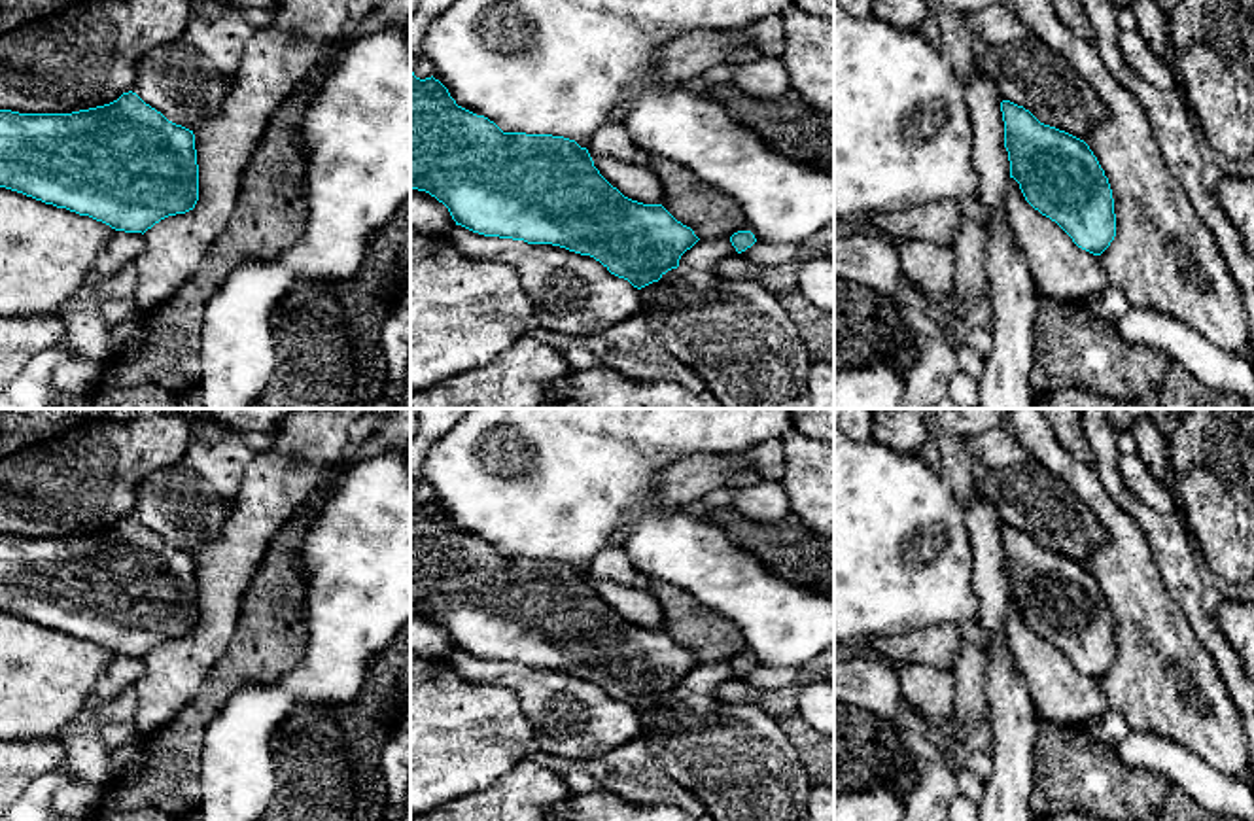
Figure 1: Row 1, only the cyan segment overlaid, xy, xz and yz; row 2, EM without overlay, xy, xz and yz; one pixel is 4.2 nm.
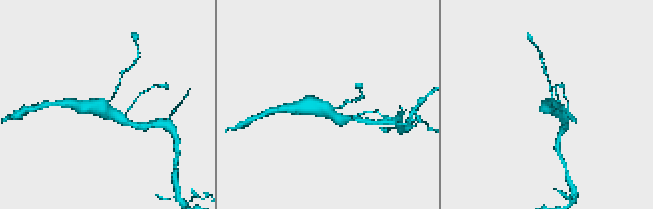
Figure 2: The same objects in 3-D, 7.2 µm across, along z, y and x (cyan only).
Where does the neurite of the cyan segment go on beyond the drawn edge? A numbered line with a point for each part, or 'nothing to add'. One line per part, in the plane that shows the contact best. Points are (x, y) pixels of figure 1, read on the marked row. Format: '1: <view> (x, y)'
nothing to add

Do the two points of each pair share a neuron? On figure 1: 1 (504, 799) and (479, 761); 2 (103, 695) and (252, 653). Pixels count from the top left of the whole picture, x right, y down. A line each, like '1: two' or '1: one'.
1: two
2: two

